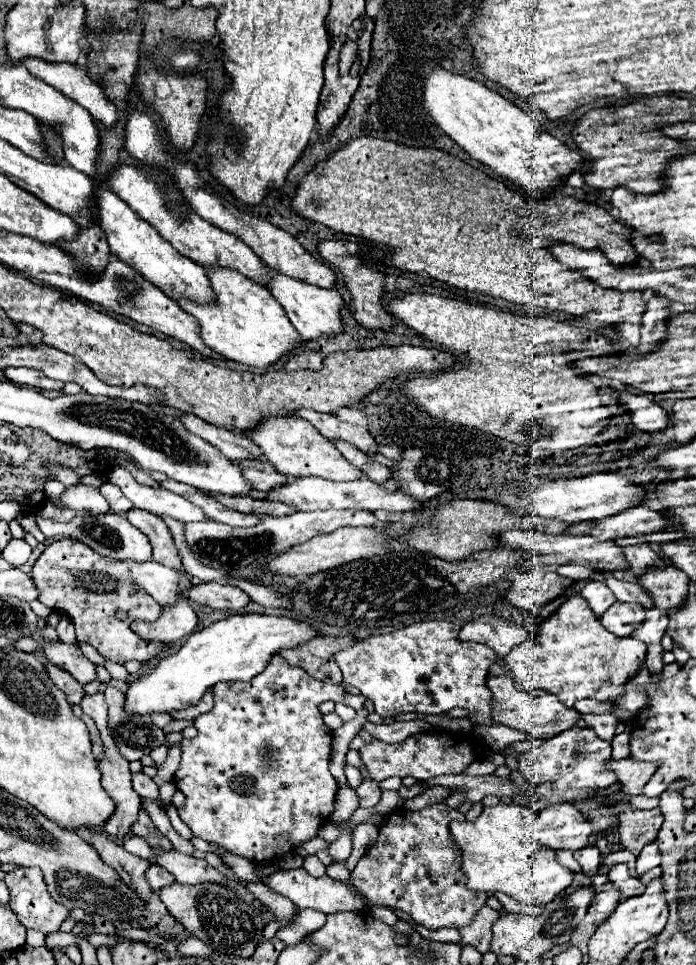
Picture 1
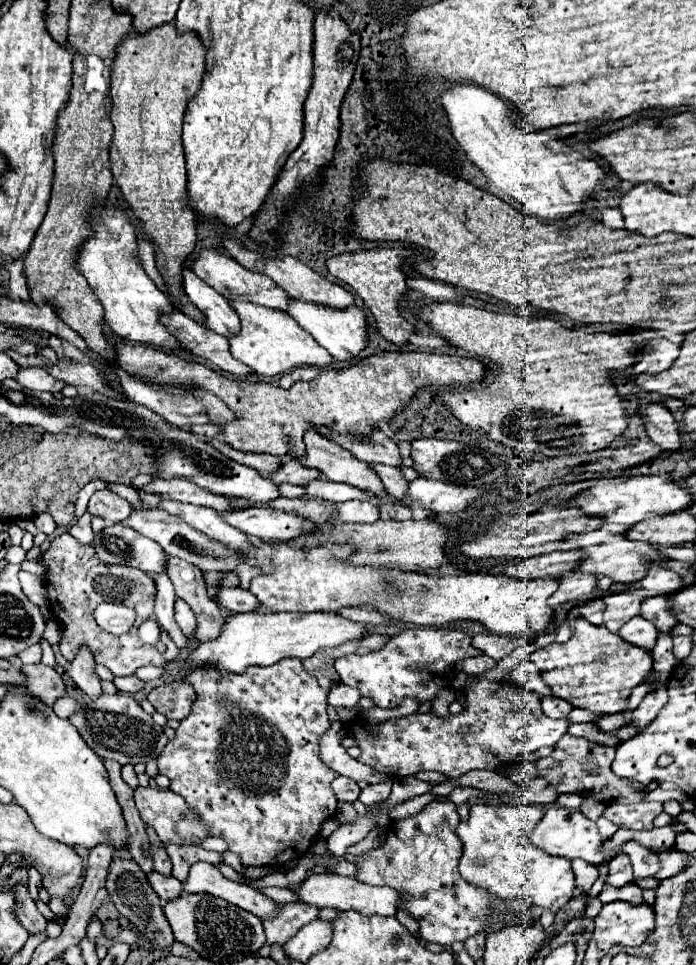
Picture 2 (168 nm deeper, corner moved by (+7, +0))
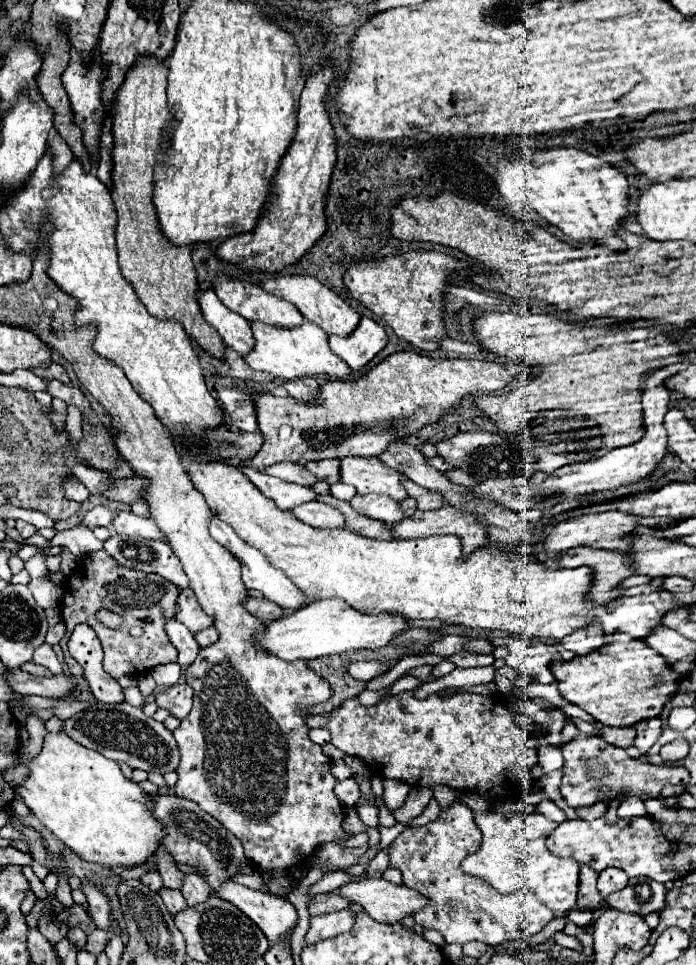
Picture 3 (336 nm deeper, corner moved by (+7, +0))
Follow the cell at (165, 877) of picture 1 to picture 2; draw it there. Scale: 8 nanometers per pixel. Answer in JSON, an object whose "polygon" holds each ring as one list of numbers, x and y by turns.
{"polygon":[[153,870,153,872,147,874,147,880,149,880,151,888,159,894,159,898,161,898,163,902,177,898,177,896,181,896,181,892,183,892,181,882,179,882,175,876,161,876,159,872]]}

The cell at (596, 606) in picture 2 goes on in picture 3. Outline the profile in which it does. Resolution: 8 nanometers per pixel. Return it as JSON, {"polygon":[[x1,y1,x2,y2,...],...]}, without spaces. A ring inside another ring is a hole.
{"polygon":[[589,626,587,630,575,630,573,634,565,636,565,640,561,640,563,648,571,650,579,656,585,656,585,654,597,650,603,644,601,636,597,636,597,634,601,634,601,626],[587,630,591,630,593,634,589,634]]}

